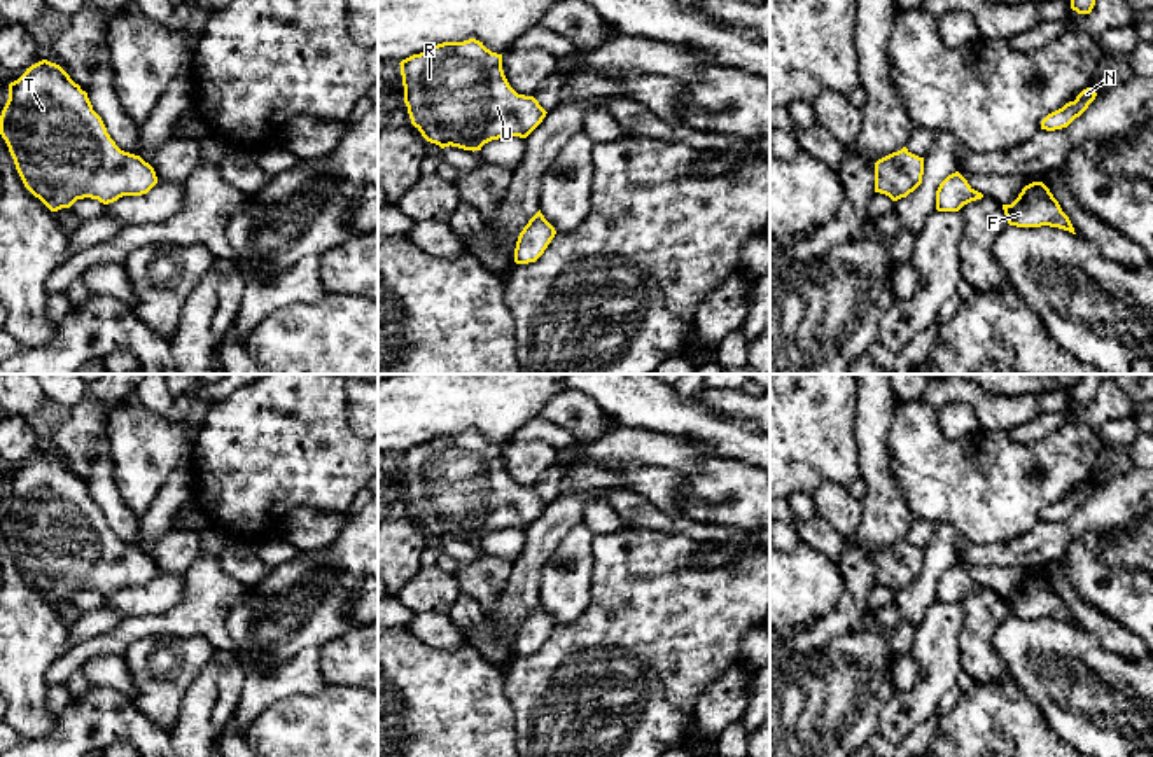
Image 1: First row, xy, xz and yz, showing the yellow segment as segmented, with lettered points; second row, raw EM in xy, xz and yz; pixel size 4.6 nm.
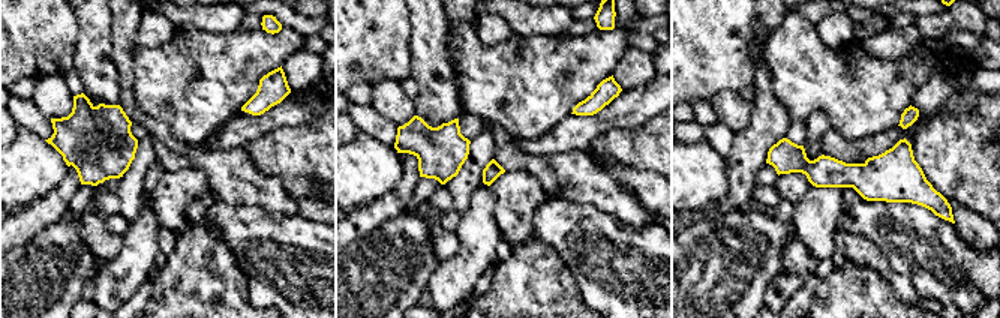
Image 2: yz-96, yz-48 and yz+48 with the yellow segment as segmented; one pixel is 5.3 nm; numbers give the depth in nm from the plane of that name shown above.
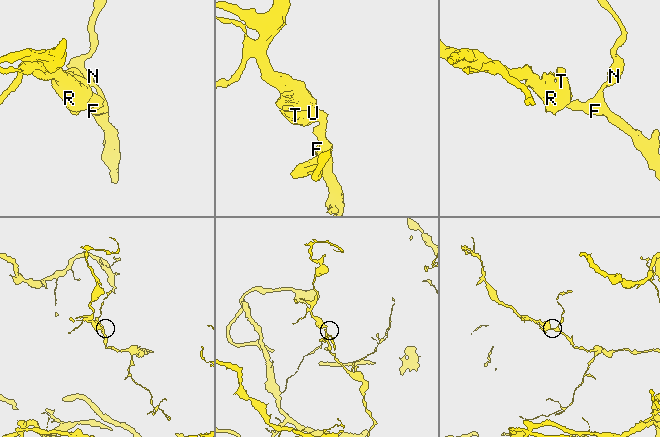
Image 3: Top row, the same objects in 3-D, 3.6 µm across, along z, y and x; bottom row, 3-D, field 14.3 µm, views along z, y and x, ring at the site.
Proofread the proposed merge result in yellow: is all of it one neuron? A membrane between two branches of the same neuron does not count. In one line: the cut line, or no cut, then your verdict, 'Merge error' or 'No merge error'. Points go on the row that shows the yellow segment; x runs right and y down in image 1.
No split. No merge error

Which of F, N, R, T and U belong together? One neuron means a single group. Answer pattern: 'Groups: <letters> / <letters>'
Groups: F N R T U

